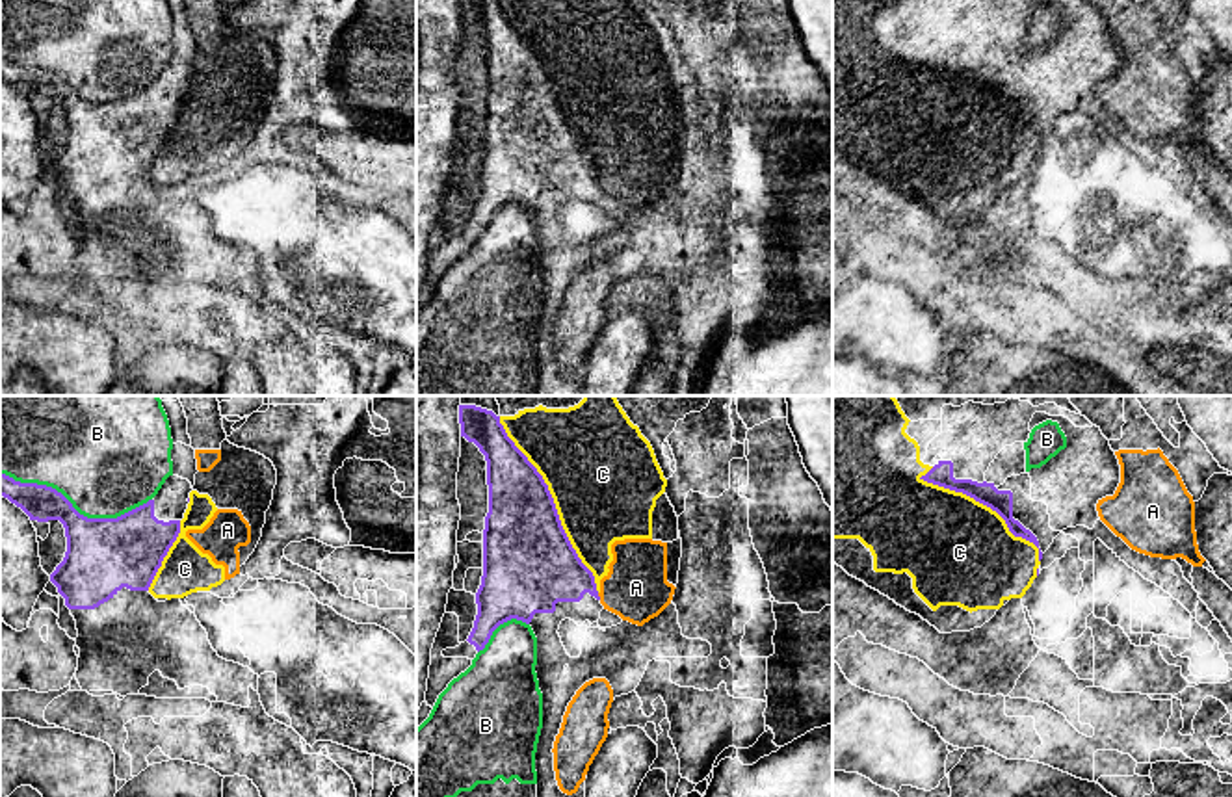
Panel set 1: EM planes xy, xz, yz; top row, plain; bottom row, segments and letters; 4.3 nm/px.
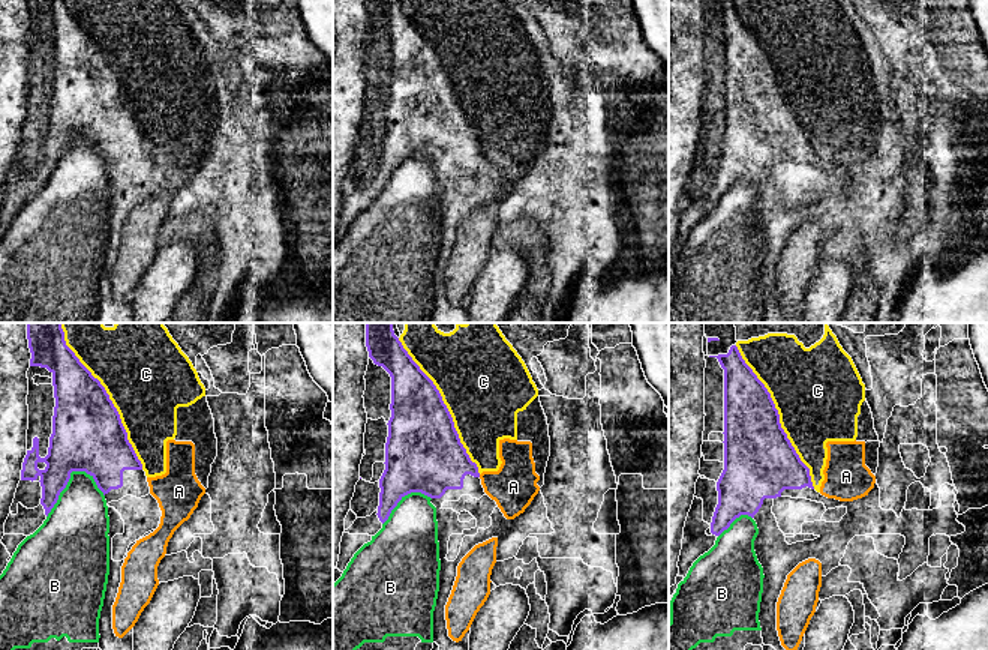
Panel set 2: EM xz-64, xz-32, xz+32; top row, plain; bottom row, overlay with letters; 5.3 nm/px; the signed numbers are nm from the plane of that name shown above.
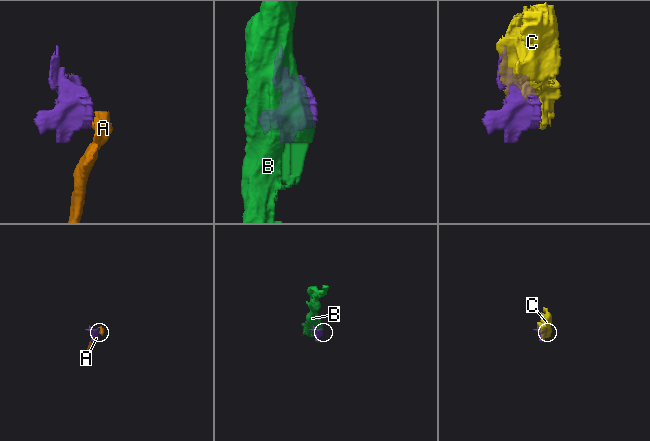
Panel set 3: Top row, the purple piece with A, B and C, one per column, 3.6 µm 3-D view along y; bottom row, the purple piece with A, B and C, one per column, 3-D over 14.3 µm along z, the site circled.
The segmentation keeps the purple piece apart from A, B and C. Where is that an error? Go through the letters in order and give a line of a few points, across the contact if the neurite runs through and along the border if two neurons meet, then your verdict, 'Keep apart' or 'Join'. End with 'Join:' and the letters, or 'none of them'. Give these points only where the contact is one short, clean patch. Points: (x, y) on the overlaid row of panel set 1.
A: Line: xz (597, 593), (601, 599). Keep apart
B: Keep apart
C: Keep apart
Join: none of them

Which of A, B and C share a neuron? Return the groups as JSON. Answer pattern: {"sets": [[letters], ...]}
{"sets": [["A", "C"], ["B"]]}

